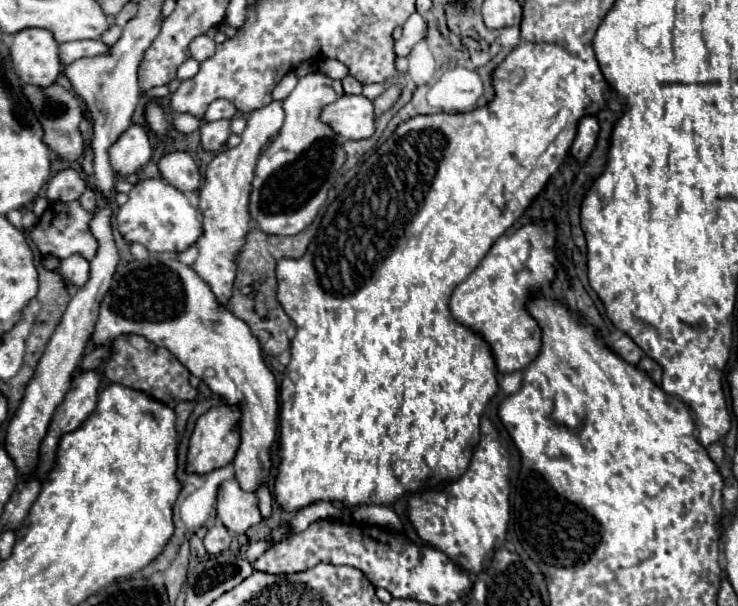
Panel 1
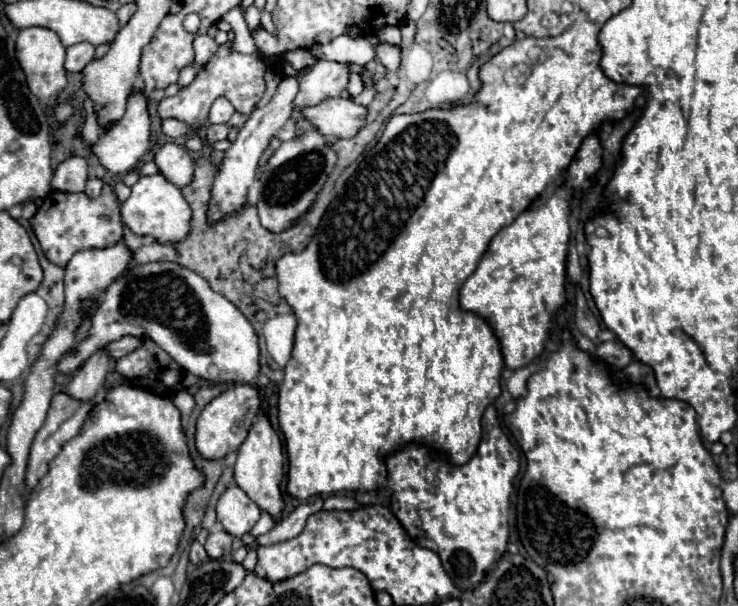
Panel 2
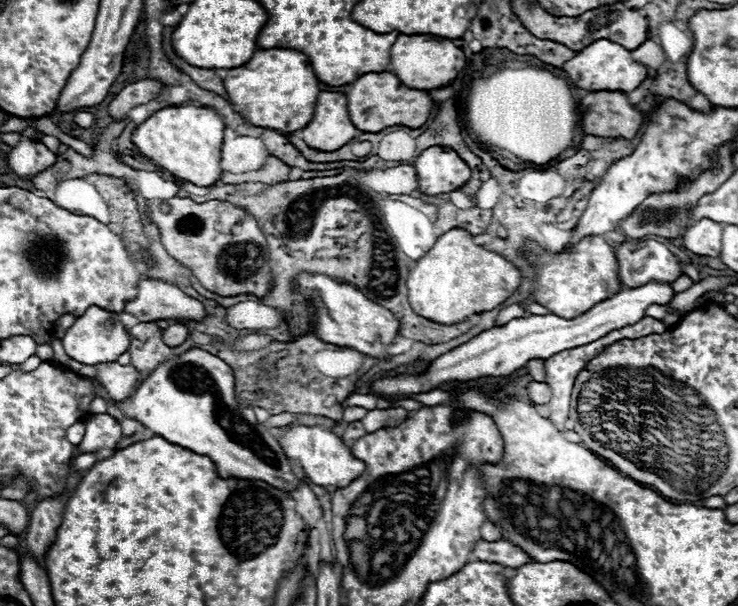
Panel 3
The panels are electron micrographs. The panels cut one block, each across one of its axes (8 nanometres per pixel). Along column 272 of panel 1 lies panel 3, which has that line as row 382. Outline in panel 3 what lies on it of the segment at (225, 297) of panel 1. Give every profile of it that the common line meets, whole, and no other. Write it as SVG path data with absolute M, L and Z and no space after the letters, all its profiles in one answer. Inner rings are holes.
M100 362L94 364L96 378L102 382L102 386L108 390L108 396L112 400L124 400L134 390L134 384L138 382L140 374L134 366L122 366L118 362Z

